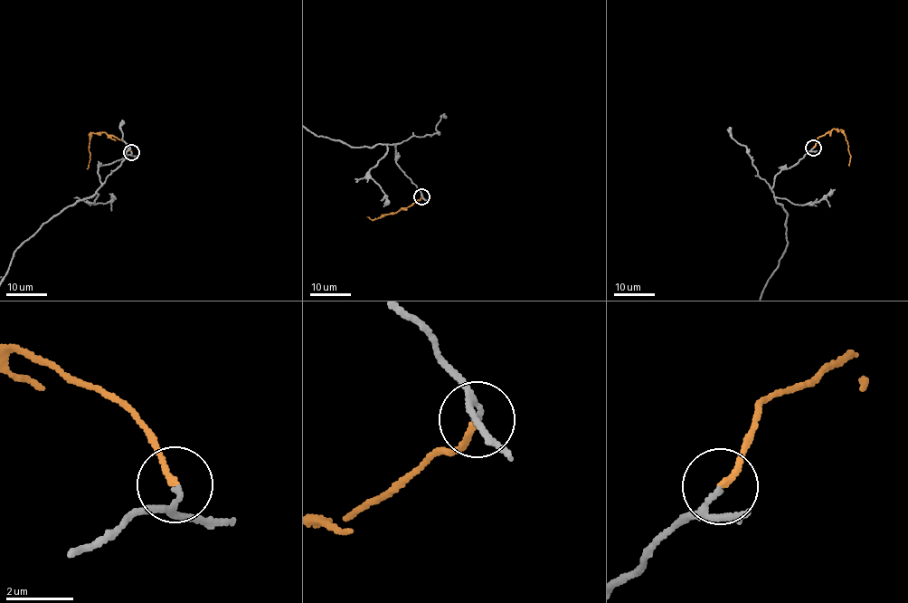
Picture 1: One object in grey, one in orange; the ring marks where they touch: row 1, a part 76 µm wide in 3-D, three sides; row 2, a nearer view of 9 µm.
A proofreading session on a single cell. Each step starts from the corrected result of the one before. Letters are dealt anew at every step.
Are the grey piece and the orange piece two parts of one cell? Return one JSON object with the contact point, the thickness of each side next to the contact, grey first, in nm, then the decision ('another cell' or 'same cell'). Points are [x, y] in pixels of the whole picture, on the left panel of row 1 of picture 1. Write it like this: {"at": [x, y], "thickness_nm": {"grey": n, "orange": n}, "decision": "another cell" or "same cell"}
{"at": [131, 152], "thickness_nm": {"grey": 110, "orange": 180}, "decision": "same cell"}

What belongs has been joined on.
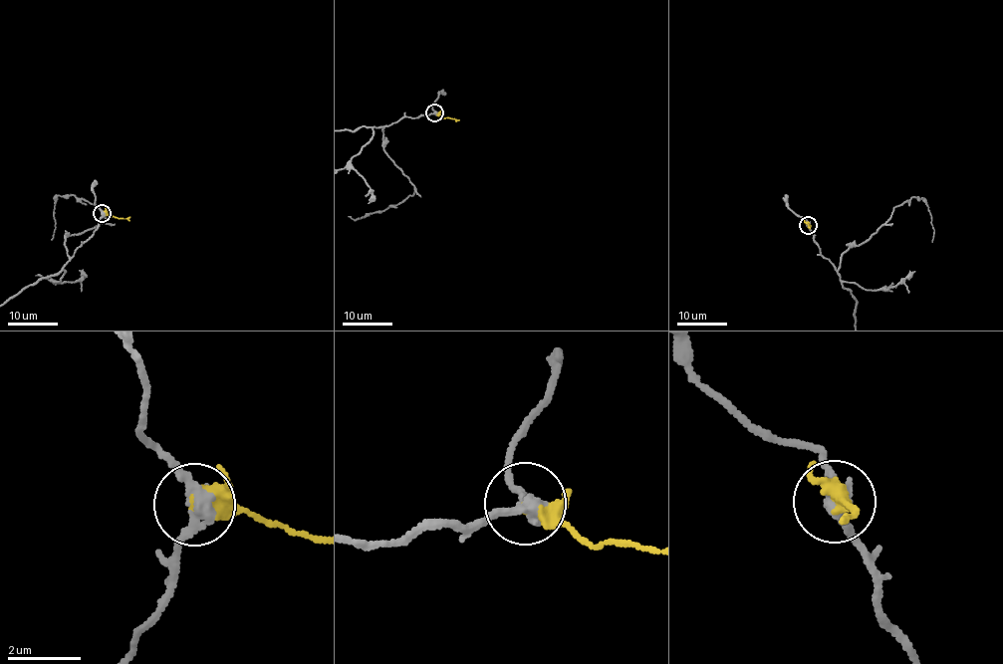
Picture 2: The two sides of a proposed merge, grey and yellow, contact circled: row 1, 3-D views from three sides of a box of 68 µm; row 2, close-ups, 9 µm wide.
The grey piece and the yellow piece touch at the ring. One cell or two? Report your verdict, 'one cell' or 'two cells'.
one cell

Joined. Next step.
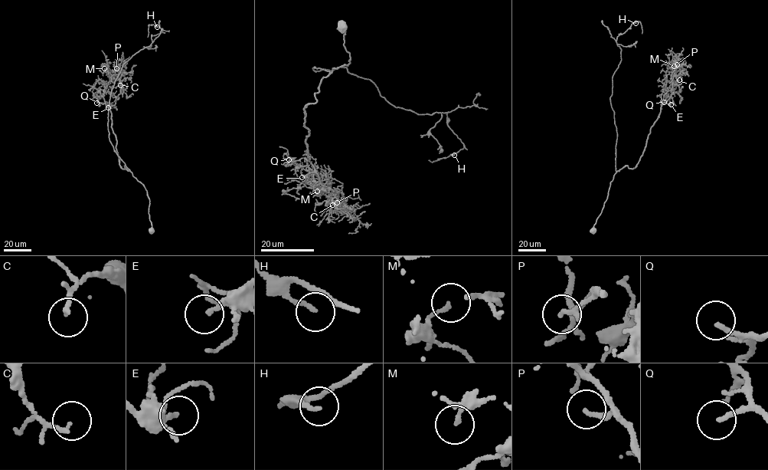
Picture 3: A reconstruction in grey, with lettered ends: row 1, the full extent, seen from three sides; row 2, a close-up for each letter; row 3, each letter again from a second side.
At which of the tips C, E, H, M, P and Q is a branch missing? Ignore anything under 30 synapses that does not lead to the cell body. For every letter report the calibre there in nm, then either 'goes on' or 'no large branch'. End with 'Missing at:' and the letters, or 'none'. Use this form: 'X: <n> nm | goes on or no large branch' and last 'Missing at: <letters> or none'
C: 110 nm | no large branch
E: 180 nm | no large branch
H: 150 nm | no large branch
M: 140 nm | no large branch
P: 170 nm | no large branch
Q: 170 nm | goes on
Missing at: Q

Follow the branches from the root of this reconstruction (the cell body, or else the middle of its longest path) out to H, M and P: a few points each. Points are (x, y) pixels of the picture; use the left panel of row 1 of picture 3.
H: (151, 230), (147, 191), (114, 149), (107, 123), (111, 90), (122, 65), (162, 31), (157, 27)
M: (151, 230), (147, 191), (125, 165), (127, 169), (119, 164), (111, 113), (103, 97), (109, 80), (104, 68)
P: (151, 230), (147, 191), (119, 164), (109, 108), (121, 87), (121, 73), (116, 68)

